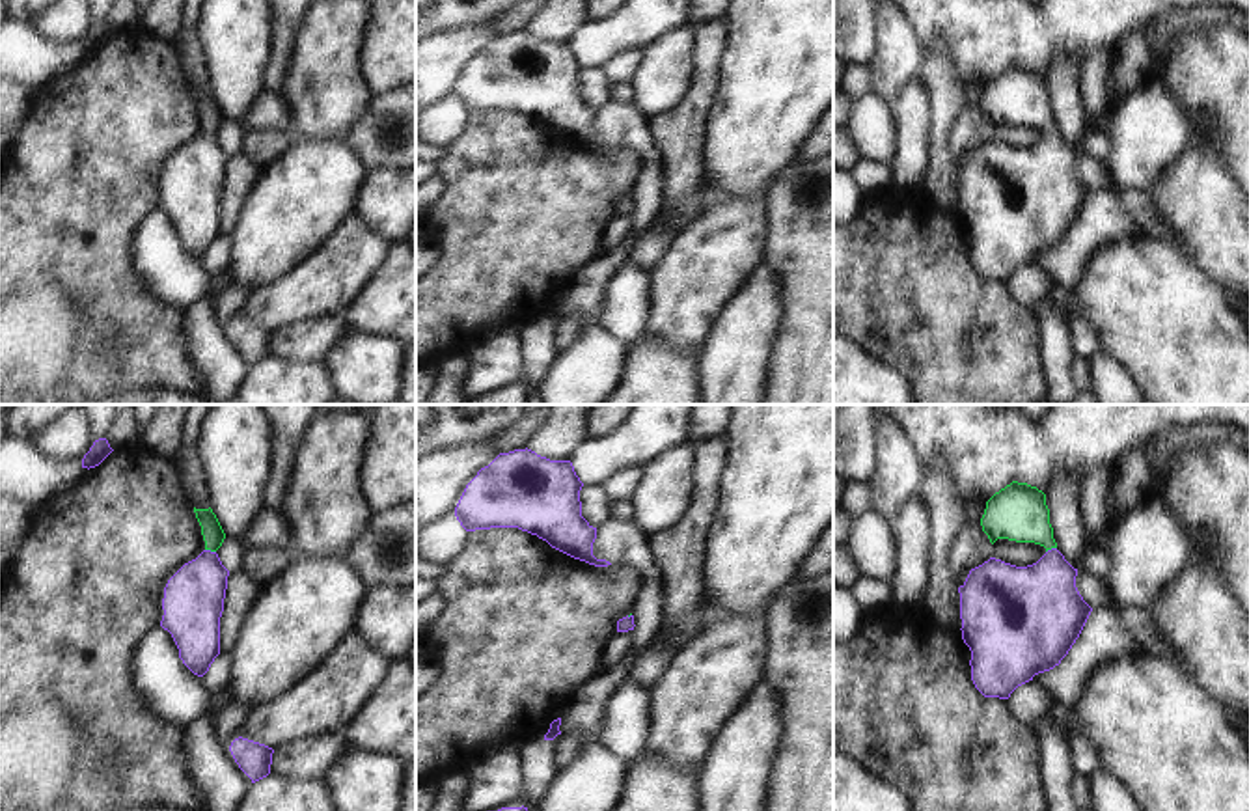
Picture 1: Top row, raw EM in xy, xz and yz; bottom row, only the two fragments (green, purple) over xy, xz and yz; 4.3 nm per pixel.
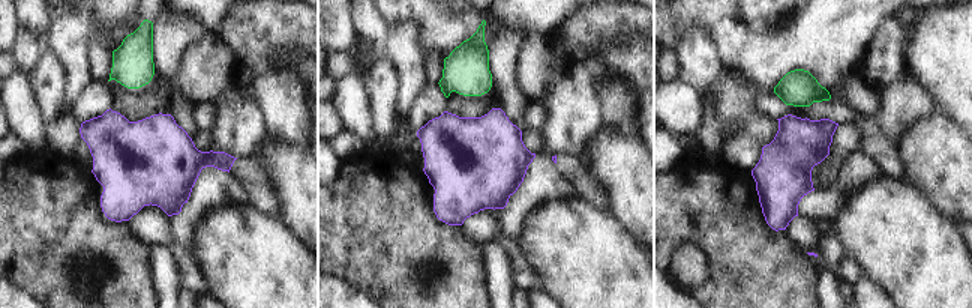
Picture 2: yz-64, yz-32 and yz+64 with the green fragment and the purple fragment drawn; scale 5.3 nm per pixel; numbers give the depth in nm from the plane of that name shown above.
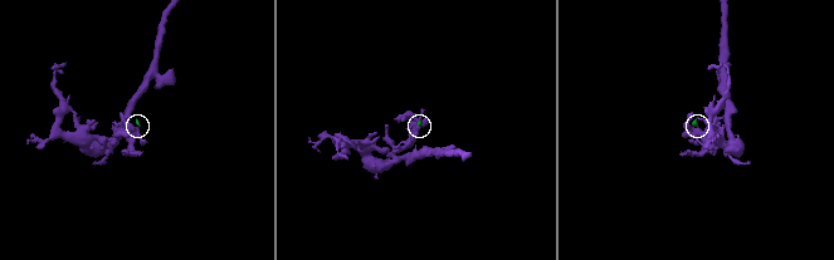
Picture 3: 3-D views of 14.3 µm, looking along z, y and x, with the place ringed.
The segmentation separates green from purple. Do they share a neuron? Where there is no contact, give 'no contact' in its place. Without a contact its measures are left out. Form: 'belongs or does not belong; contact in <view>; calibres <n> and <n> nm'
belongs; contact in xy; calibres 90 and 260 nm

